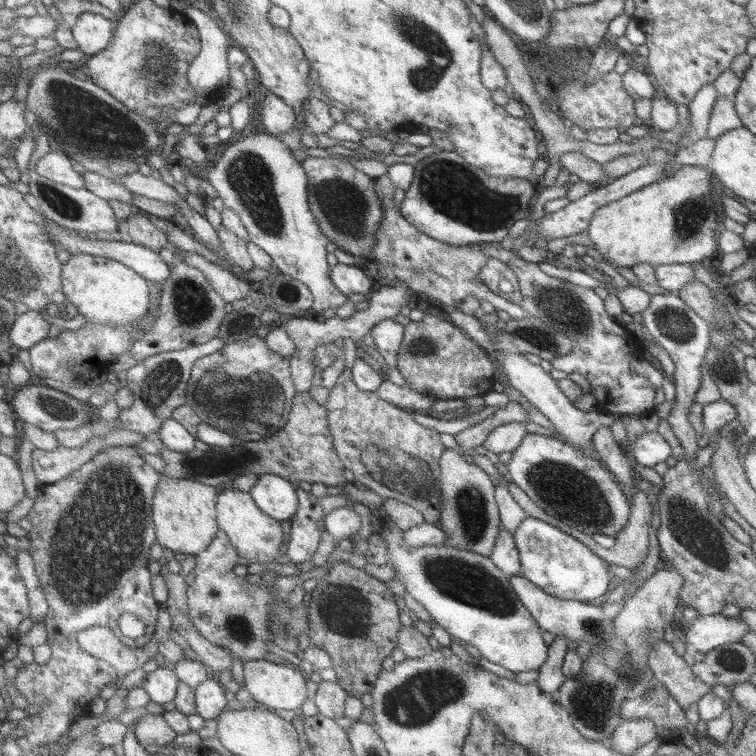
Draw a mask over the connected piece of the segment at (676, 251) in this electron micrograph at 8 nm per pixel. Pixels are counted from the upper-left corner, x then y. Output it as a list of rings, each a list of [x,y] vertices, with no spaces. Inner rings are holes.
[[[682,166],[666,178],[644,186],[640,190],[599,208],[586,230],[598,254],[614,267],[633,268],[635,264],[649,264],[656,268],[664,265],[691,265],[703,262],[717,249],[717,236],[722,220],[716,179],[708,167]]]

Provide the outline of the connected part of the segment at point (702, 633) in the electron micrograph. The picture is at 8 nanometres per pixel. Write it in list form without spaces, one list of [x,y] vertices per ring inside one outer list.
[[[722,614],[698,615],[689,620],[686,646],[691,652],[709,653],[718,646],[741,642],[750,629],[741,616],[728,618]]]

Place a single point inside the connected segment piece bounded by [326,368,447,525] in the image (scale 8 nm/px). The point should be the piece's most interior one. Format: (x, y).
(388, 451)

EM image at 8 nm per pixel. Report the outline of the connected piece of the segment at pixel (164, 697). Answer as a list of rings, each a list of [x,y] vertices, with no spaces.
[[[160,665],[158,669],[149,673],[143,687],[154,702],[163,705],[175,702],[181,681],[175,666]]]

